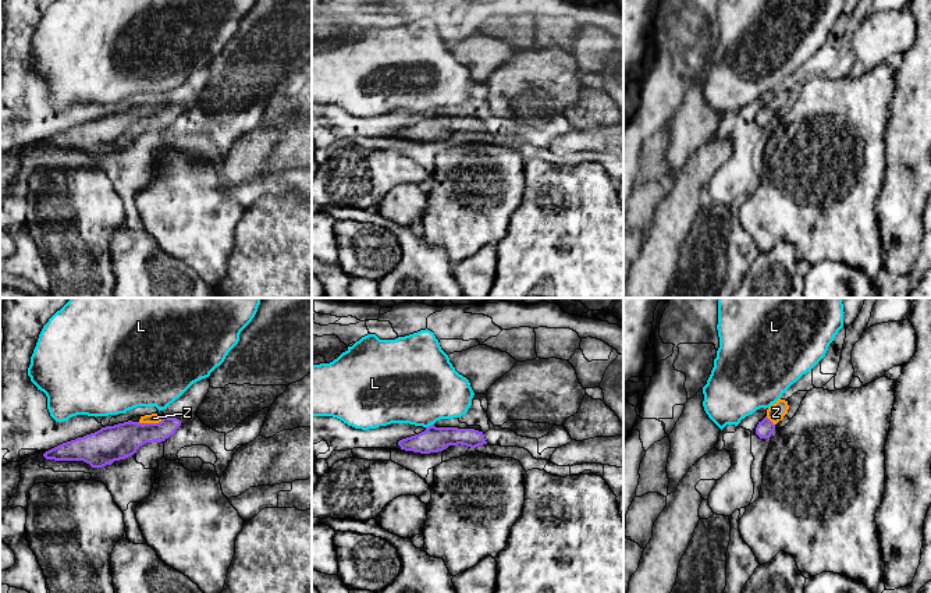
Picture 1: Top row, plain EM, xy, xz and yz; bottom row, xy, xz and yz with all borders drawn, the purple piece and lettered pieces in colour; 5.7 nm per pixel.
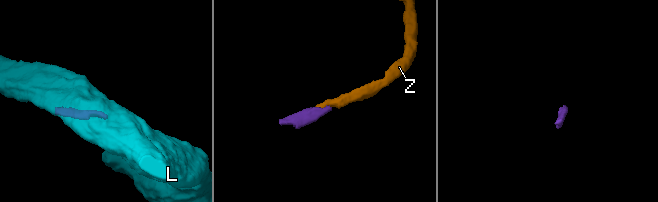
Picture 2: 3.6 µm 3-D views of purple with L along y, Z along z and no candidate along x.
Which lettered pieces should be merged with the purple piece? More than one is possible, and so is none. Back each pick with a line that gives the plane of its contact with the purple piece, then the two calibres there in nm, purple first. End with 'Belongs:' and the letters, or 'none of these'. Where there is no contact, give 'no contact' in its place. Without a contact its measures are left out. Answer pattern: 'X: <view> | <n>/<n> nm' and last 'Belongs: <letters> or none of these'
Z: xy | 200/60 nm
Belongs: Z

